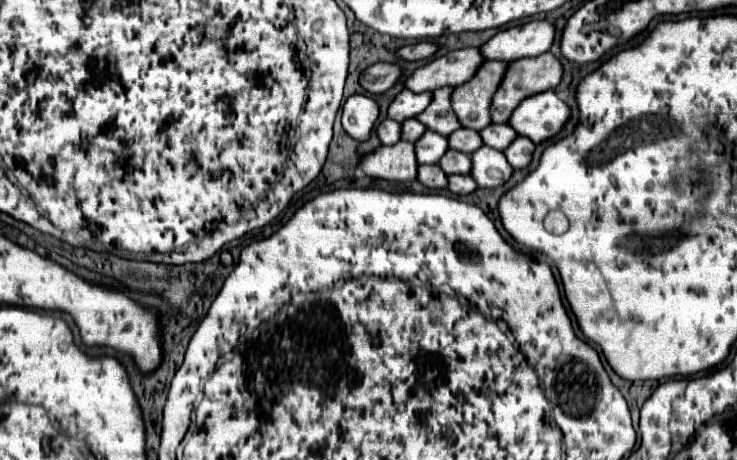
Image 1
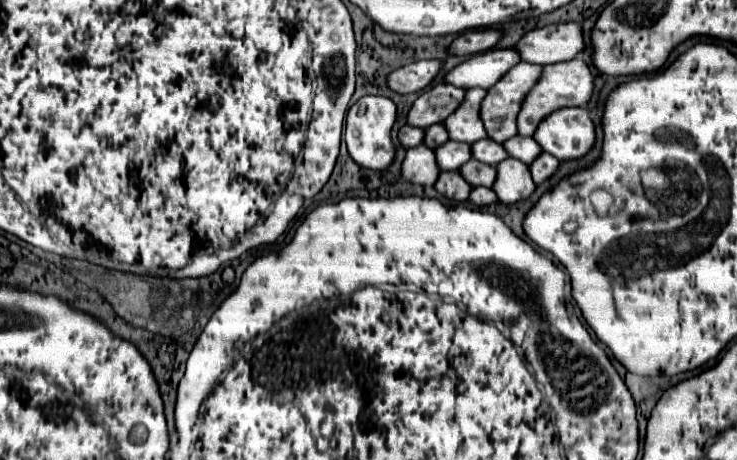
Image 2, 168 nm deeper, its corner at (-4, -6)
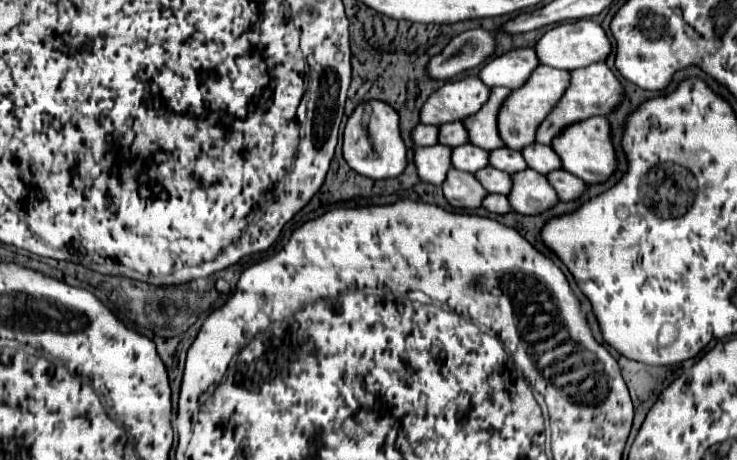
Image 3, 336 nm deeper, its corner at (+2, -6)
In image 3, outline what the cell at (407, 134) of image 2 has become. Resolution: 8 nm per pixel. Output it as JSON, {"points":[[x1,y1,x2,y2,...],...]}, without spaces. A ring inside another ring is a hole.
{"points":[[417,125,413,129,413,143,423,147,423,145,435,145,439,141,439,127,435,125]]}

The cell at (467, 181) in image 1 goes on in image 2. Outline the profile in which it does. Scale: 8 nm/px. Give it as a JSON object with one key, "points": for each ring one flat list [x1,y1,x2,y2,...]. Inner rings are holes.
{"points":[[473,187,469,193,469,201,475,205,489,205,497,201,497,195,489,187]]}

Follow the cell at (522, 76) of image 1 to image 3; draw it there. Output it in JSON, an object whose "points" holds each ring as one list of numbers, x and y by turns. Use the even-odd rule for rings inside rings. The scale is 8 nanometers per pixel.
{"points":[[595,63,591,67,583,67,579,71,571,71,571,87,565,91,561,103,555,105,551,115,543,121,543,125,537,131,537,143,551,145,555,137,561,135,561,131,573,123,579,123,589,117,605,117,611,111,615,111,625,99,625,87,617,79,615,71,609,69,605,63]]}

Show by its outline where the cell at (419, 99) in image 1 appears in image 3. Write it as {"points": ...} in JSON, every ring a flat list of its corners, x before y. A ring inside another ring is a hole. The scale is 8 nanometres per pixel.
{"points":[[465,77,455,83,445,83,435,91,421,109,421,123,425,125,443,125,453,121,463,121,475,115,491,95,479,77]]}

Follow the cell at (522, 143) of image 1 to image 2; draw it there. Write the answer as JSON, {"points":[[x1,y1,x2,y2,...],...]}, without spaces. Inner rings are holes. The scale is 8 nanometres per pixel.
{"points":[[541,153,533,163,529,163,529,171,533,175,533,181,535,183,543,183,545,179,549,179,555,173,557,165,559,165,559,161,553,155]]}

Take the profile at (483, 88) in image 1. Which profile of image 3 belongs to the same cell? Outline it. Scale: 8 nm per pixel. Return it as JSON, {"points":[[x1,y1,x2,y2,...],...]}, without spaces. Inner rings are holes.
{"points":[[543,65,543,67,539,67,539,71,535,71,535,75,531,75,531,83,527,83,527,87,521,87,521,91,513,91,511,99,507,99,507,103,503,105,503,111,499,113,499,133,501,133,501,139,505,141,505,145,509,149,523,151,523,147,529,147,531,143,535,143,539,125,547,119,547,115,559,103,559,99,565,95,569,85,571,85,569,71]]}

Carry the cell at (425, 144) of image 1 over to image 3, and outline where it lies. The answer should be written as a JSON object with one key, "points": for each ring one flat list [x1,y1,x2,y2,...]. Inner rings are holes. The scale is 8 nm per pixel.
{"points":[[463,145,463,147,455,147,453,155,451,155,453,167,467,171,467,173,477,173,479,169,485,169,489,165,489,151,483,151,477,145]]}

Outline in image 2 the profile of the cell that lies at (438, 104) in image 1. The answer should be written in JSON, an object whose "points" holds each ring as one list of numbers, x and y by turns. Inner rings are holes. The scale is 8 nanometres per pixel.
{"points":[[473,87,465,91,465,97,459,103,459,107,443,121,449,139,459,143,475,143,477,139,487,137,485,127,477,115,477,107,483,97,485,97,485,89]]}

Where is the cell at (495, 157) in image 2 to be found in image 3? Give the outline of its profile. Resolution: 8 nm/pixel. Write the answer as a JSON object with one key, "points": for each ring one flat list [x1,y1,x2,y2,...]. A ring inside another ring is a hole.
{"points":[[503,147,499,151,491,151,491,167,513,175,513,173,525,171,527,163,525,163,521,151,511,151,509,147]]}

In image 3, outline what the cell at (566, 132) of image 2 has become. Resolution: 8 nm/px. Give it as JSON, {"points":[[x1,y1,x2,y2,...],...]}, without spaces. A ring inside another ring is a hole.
{"points":[[591,117,587,121,579,121,567,127,567,131,563,131,551,147,561,155,565,171,571,171,573,175,591,185,607,183,609,177,617,171,617,155,611,139,611,123,605,117]]}

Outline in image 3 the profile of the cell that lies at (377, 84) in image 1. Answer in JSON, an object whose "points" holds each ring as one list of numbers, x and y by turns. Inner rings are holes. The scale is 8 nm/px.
{"points":[[471,29,451,39,451,43,431,59,429,73,437,79,449,79,467,69,479,67,495,53,495,37,485,29]]}

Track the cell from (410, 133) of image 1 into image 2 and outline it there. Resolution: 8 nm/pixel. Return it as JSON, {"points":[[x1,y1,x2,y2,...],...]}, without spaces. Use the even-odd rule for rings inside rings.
{"points":[[437,123,437,125,431,125,431,127,427,127,425,129,425,139,423,139,423,145,427,145,427,147,439,147,441,143,445,143,449,137,447,137,447,131,445,131,445,127,441,125,441,123]]}

